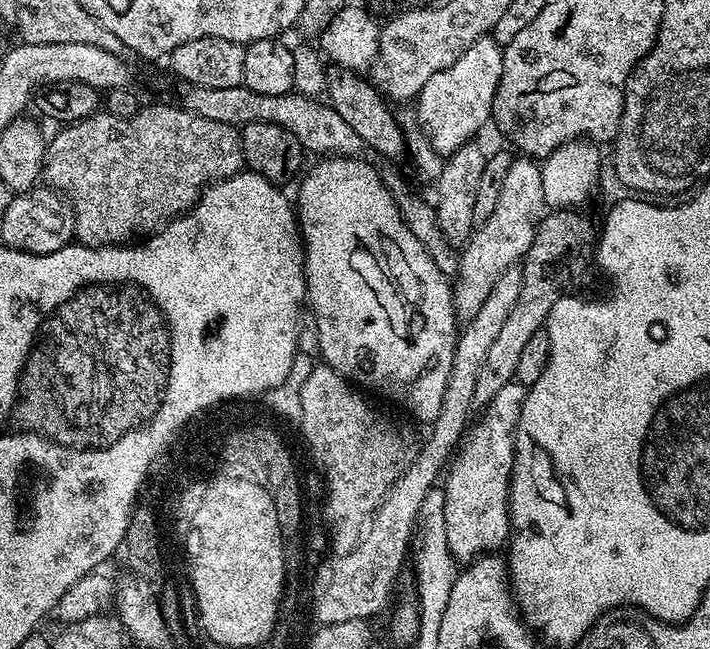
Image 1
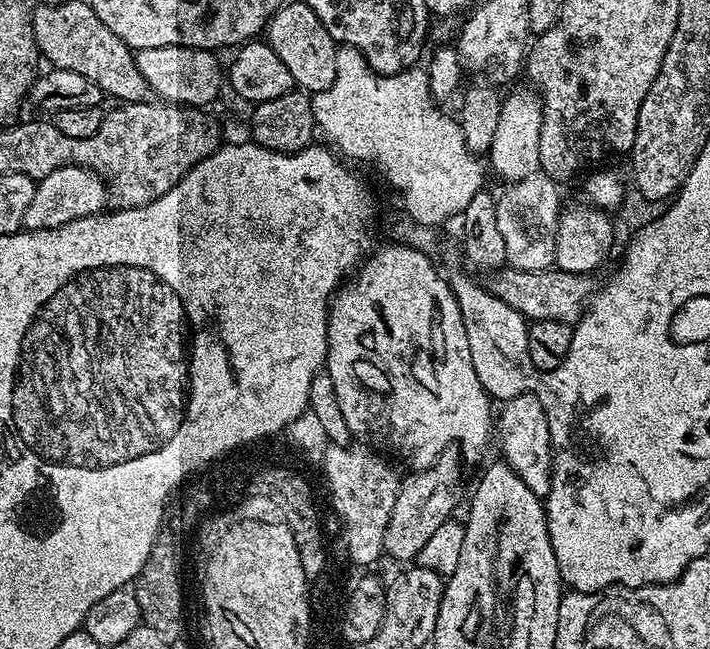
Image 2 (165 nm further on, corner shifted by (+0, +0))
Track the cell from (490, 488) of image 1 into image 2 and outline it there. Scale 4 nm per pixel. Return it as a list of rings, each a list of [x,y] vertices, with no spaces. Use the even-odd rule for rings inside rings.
[[[533,392],[522,393],[503,401],[501,408],[504,409],[498,412],[498,440],[500,436],[500,448],[504,451],[503,463],[509,464],[526,481],[530,490],[534,490],[536,496],[547,497],[552,485],[554,461],[544,402]]]

